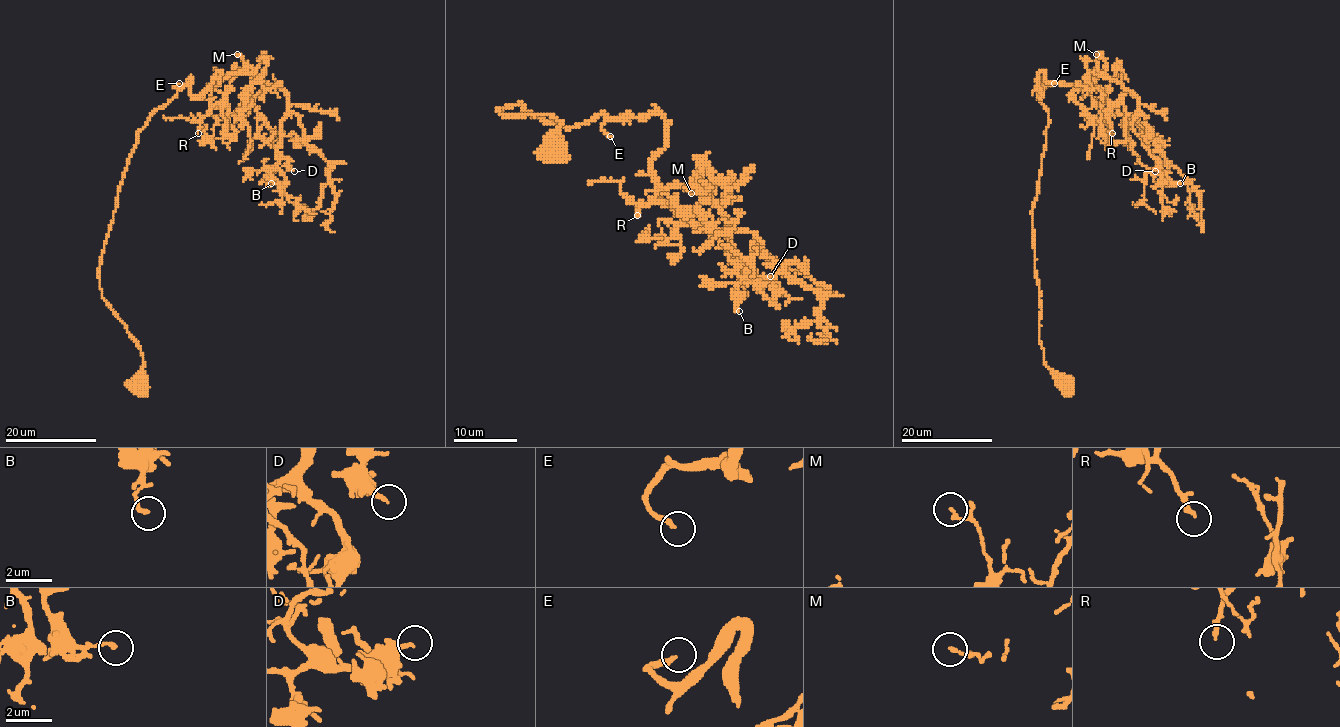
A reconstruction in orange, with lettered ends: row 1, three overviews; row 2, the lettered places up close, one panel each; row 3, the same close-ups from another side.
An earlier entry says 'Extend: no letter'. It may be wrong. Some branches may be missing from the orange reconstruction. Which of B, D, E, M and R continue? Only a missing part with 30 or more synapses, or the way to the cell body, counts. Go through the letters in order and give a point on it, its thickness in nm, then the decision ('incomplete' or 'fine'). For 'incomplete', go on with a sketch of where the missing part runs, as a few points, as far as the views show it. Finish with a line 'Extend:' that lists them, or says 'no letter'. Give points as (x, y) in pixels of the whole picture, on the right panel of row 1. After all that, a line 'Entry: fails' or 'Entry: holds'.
B: (1180, 183) | 160 nm | fine
D: (1155, 171) | 200 nm | fine
E: (1054, 83) | 200 nm | incomplete | (1054, 83), (1066, 81), (1077, 101), (1068, 126), (1091, 155), (1066, 184), (1085, 206), (1084, 251), (1118, 313)
M: (1096, 54) | 100 nm | fine
R: (1112, 133) | 200 nm | fine
Extend: E
Entry: fails

